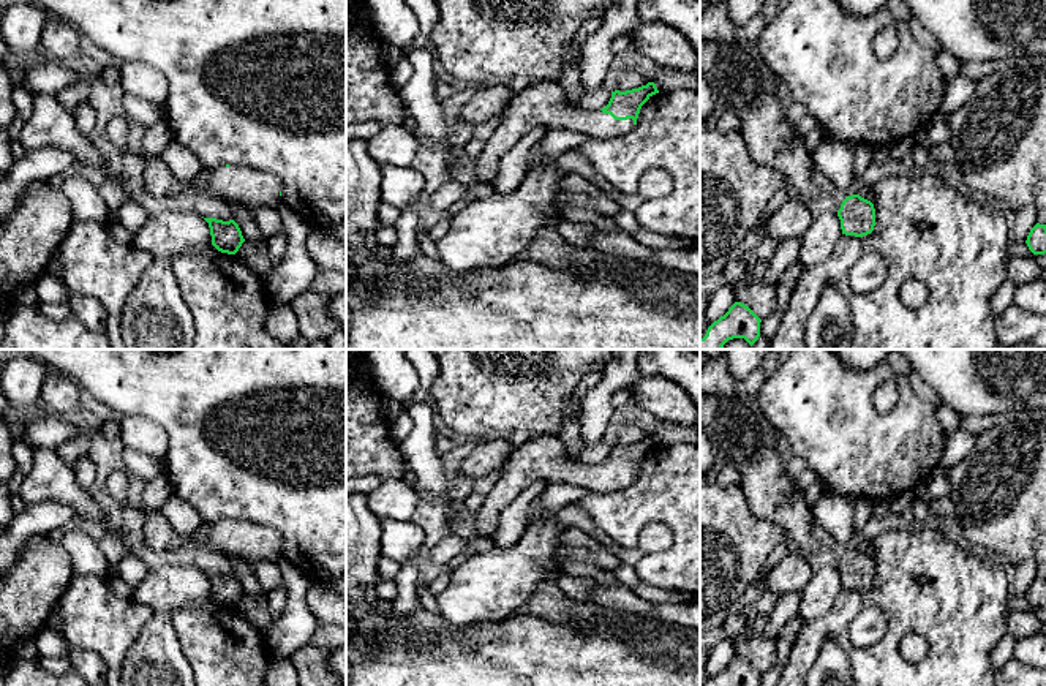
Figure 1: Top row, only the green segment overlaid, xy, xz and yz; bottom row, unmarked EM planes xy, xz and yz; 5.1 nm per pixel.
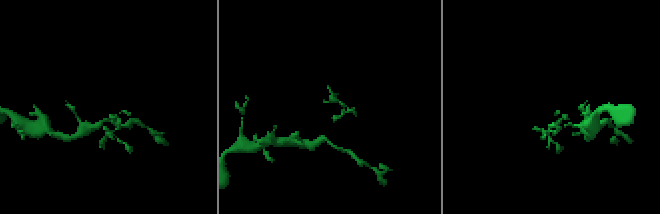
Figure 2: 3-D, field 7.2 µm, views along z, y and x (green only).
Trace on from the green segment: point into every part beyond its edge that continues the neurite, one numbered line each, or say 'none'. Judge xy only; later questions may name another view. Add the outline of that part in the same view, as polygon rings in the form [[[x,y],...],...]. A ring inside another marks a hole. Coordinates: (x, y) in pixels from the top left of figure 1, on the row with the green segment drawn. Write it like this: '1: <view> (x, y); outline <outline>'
1: xy (239, 184); outline [[[160,156],[145,160],[144,187],[155,198],[175,196],[186,188],[215,199],[231,199],[250,205],[280,204],[281,185],[277,177],[243,166],[204,169],[191,183],[177,180]]]

